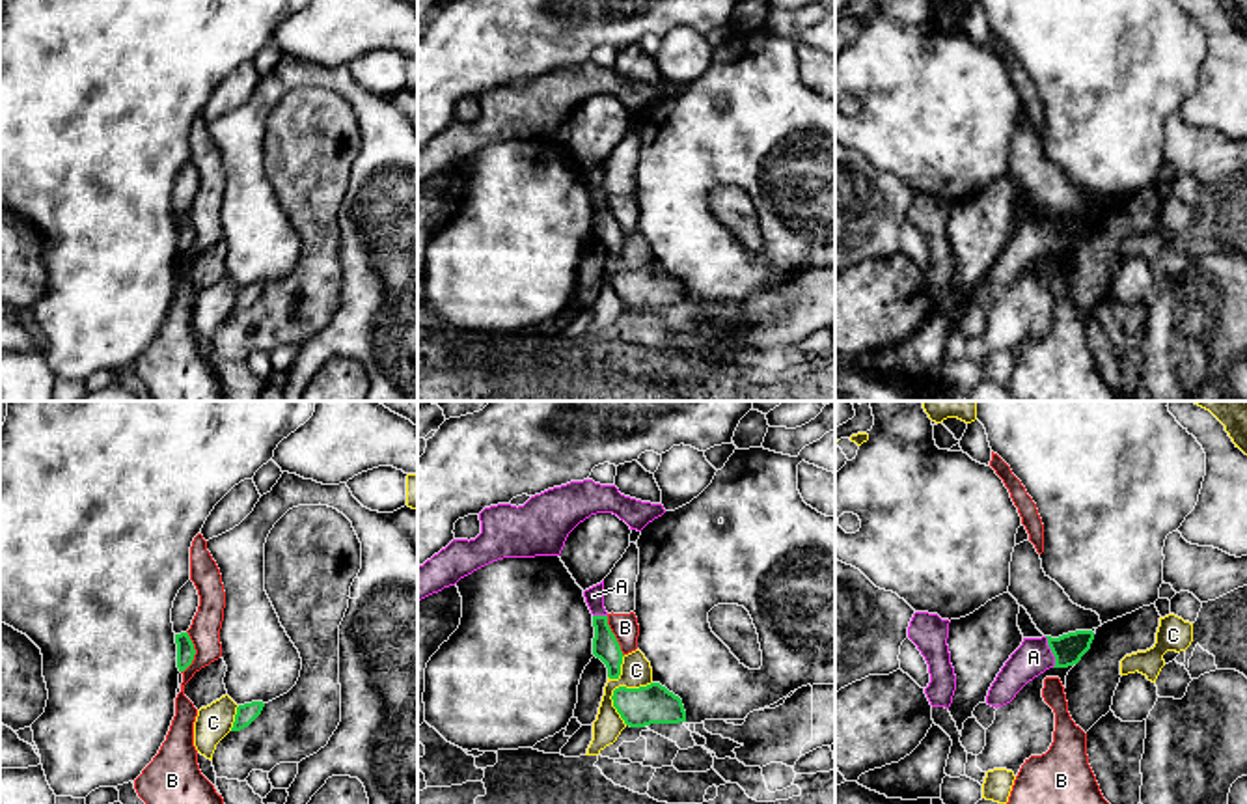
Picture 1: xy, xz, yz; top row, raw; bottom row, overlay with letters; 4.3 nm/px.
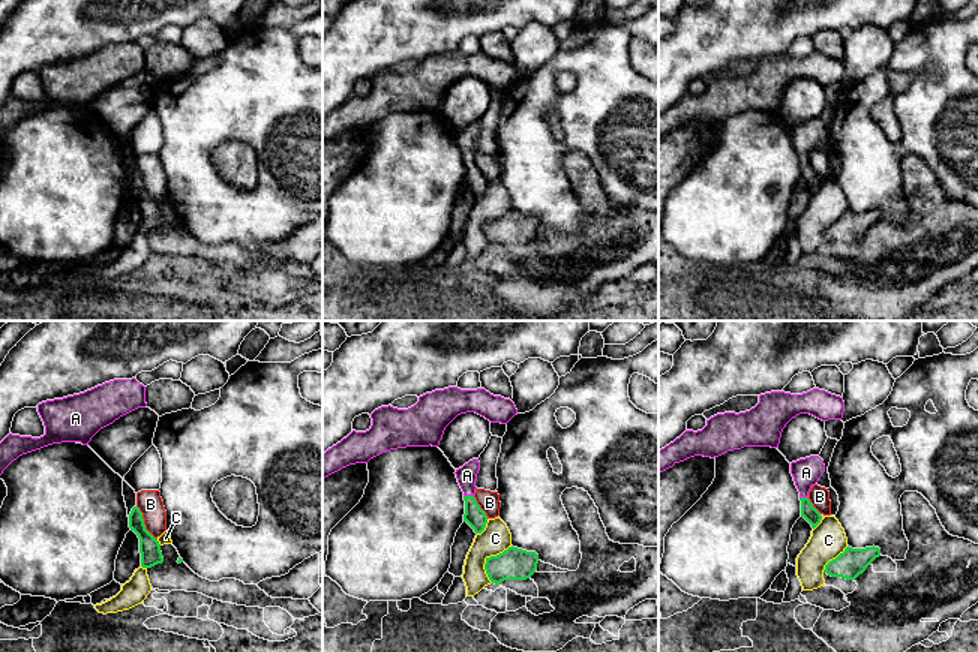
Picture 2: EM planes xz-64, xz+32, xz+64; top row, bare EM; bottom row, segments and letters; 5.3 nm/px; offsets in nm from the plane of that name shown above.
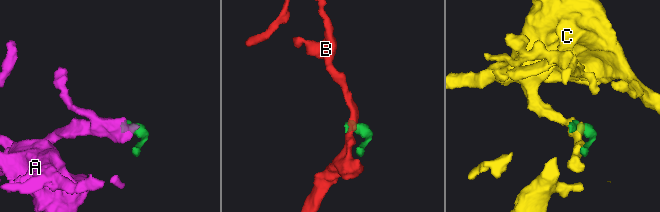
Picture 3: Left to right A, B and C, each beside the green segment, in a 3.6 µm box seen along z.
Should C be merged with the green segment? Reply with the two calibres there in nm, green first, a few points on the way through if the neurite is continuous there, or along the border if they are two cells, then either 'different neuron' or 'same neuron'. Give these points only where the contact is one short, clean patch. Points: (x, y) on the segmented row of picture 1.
170/130 nm | different neuron

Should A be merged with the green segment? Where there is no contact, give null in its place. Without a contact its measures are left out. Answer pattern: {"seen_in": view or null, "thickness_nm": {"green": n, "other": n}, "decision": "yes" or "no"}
{"seen_in": "yz", "thickness_nm": {"green": 130, "other": 160}, "decision": "yes"}

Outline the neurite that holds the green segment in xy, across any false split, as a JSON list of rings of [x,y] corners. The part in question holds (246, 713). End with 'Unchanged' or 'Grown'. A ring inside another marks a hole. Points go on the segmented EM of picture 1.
[[[263,701],[239,705],[231,731],[240,731],[248,728],[261,714],[263,707]]]. Unchanged

